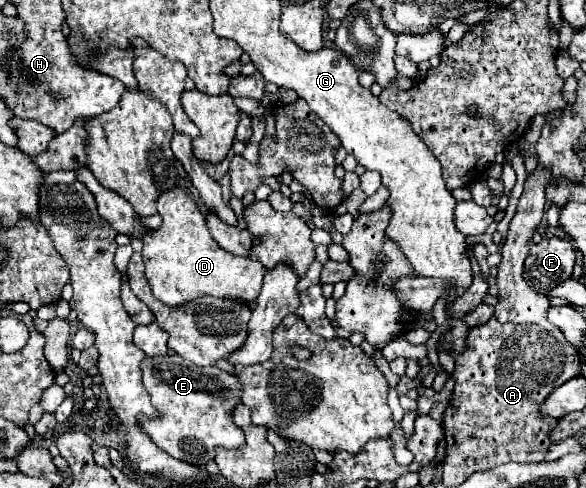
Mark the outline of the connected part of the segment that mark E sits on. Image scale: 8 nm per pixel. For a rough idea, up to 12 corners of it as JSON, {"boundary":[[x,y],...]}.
{"boundary":[[178,354],[142,362],[158,448],[206,466],[244,446],[242,384]]}

